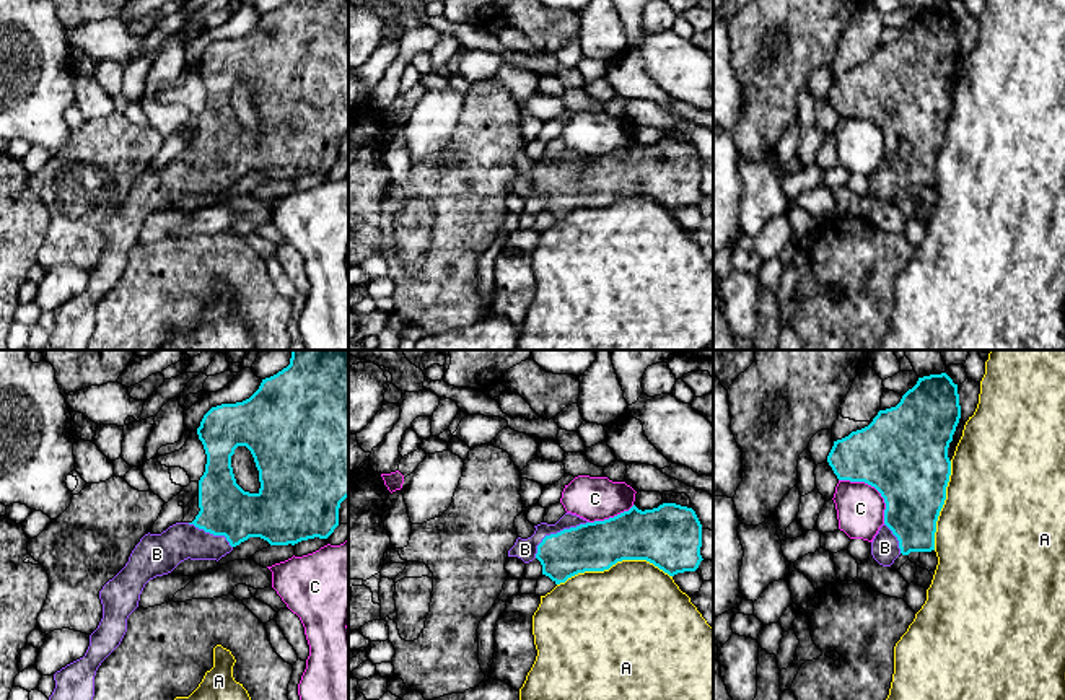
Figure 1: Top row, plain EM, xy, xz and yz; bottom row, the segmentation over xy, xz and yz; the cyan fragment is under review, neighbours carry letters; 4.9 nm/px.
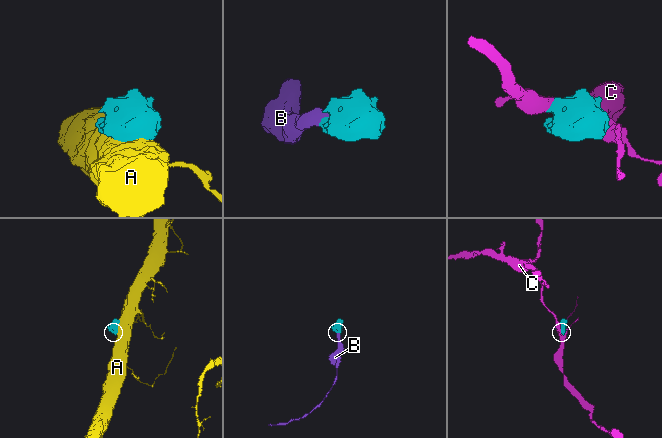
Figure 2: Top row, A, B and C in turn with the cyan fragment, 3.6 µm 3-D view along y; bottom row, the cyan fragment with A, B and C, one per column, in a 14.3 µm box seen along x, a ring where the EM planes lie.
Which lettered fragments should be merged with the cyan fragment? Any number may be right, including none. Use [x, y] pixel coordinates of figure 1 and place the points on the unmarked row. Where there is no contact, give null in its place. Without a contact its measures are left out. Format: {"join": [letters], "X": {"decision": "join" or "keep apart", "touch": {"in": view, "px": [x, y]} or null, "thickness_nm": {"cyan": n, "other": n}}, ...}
{"join": ["B"], "A": {"decision": "keep apart", "touch": {"in": "xz", "px": [614, 199]}, "thickness_nm": {"cyan": 260, "other": 480}}, "B": {"decision": "join", "touch": {"in": "xz", "px": [557, 168]}, "thickness_nm": {"cyan": 240, "other": 110}}, "C": {"decision": "keep apart", "touch": {"in": "yz", "px": [875, 122]}, "thickness_nm": {"cyan": 440, "other": 240}}}

